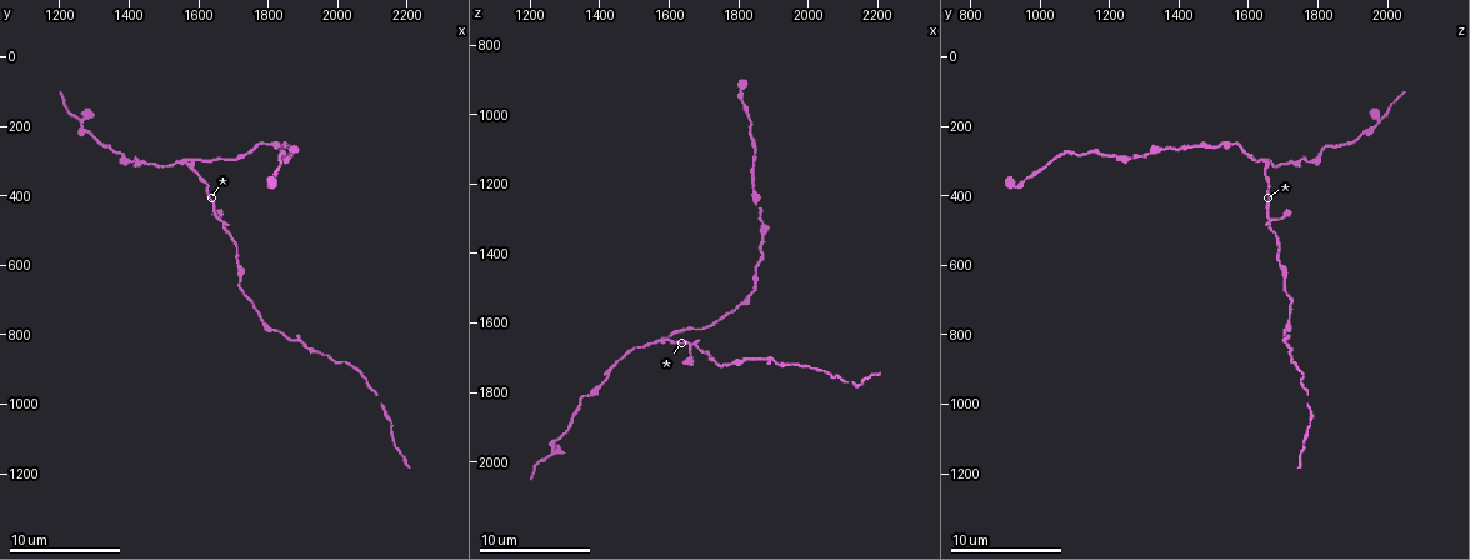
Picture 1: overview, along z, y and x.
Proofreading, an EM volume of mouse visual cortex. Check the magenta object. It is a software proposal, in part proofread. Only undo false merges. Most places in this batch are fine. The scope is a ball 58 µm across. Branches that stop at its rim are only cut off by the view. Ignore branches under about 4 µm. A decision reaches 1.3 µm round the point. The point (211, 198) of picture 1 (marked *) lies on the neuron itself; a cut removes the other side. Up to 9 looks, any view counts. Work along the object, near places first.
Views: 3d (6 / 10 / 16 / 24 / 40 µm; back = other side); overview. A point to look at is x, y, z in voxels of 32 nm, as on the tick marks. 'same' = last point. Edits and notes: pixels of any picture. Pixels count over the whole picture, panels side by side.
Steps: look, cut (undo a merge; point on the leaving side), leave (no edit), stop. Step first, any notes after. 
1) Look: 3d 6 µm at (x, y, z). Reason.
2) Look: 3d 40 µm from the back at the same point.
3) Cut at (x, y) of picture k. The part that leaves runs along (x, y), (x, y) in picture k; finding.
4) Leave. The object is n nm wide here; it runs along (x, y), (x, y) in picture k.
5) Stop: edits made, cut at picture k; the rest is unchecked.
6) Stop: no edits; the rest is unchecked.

Look: 3d 6 µm at (1520, 310, 1670). Calibre changes.

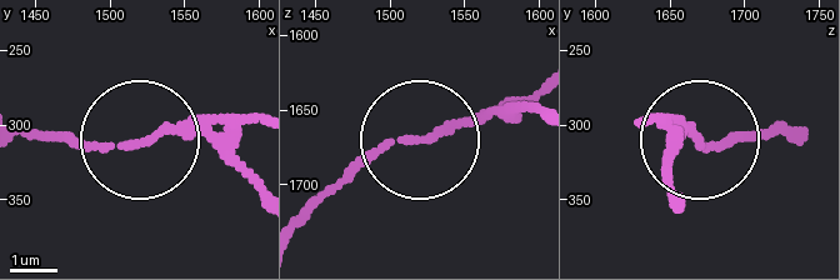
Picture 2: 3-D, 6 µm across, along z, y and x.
Leave. It runs along (533, 110), (498, 106), (378, 146), (321, 198) in picture 2; continuous, no second neuron.

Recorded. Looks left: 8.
Look: 3d 10 µm at (1420, 290, 1760). Thin neck.

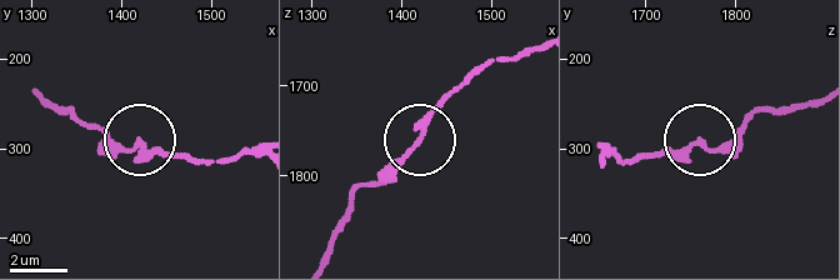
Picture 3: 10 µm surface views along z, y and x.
Look: 3d 10 µm from the back at (1415, 295, 1765).

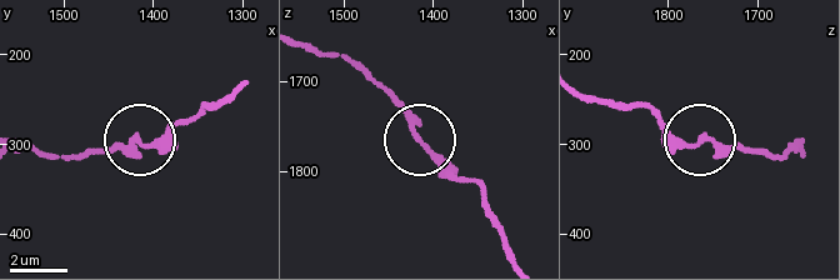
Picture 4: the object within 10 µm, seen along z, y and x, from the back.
Leave. It runs along (20, 148), (99, 155), (135, 143), (156, 145), (198, 119) in picture 4; all the same neuron.

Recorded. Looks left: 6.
Look: 3d 10 µm at (1260, 190, 1970).

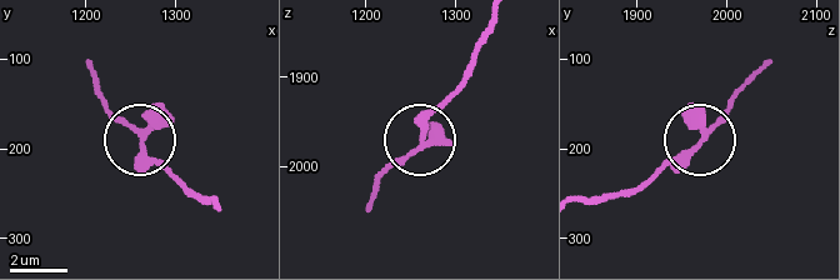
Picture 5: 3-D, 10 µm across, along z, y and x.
Leave. It runs along (491, 23), (463, 88), (418, 145), (379, 171) in picture 5; one neuron here.

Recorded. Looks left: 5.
Look: 3d 6 µm at (1780, 760, 1720). Sudden change in width.

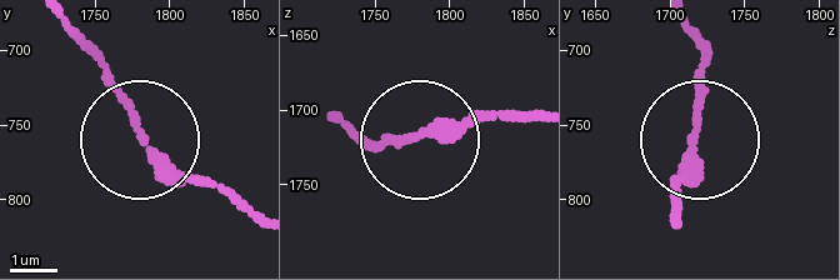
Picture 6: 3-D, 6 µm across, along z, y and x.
Leave. The object is 180 nm wide here; it runs along (56, 20), (139, 139), (255, 219) in picture 6; one neuron here.

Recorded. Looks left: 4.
Stop: no edits; the rest is unchecked.

